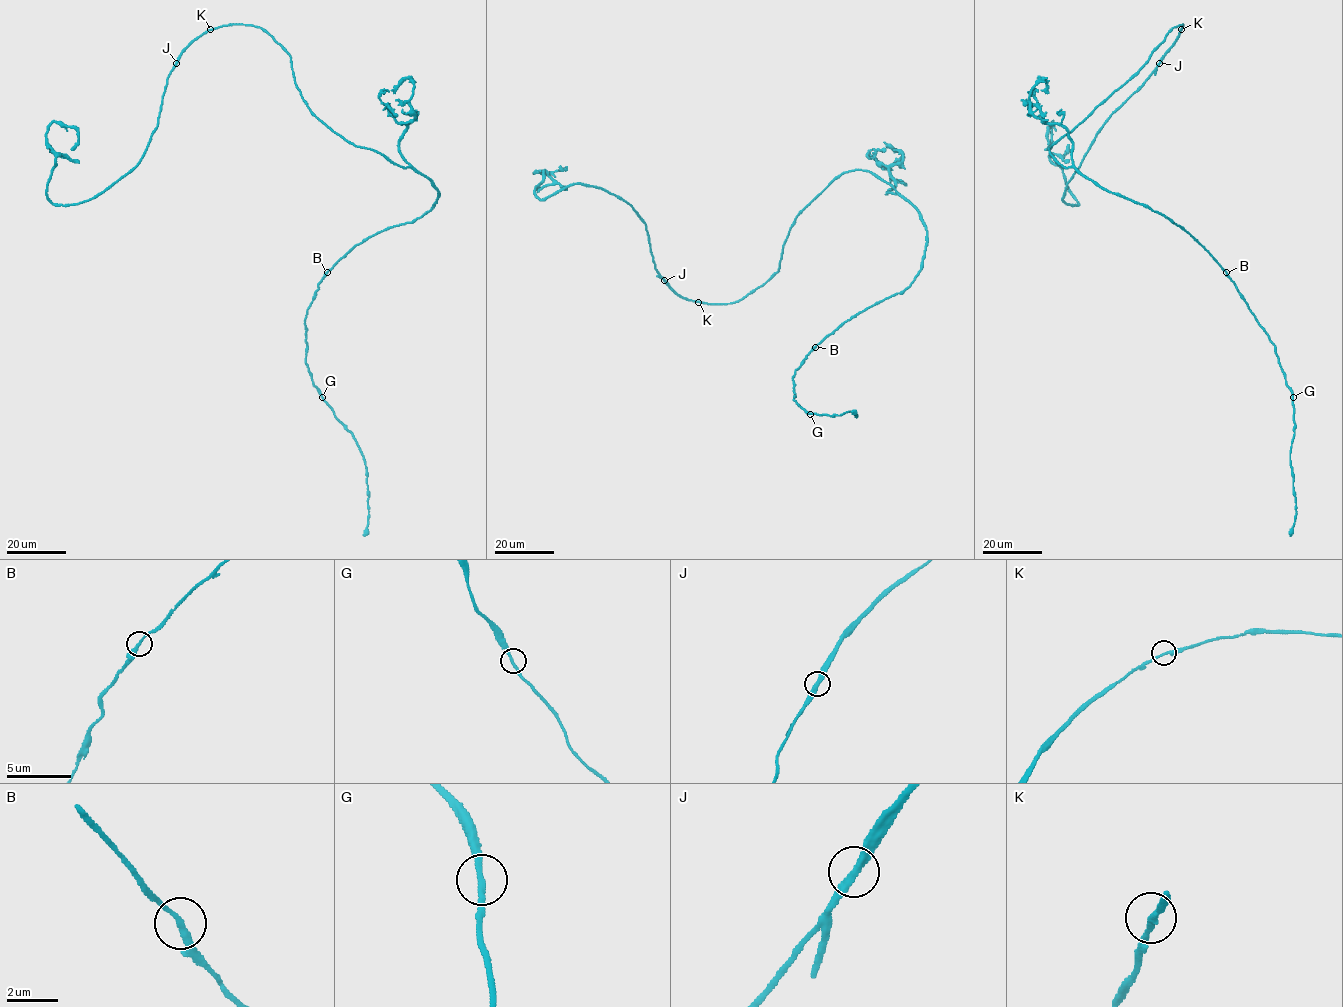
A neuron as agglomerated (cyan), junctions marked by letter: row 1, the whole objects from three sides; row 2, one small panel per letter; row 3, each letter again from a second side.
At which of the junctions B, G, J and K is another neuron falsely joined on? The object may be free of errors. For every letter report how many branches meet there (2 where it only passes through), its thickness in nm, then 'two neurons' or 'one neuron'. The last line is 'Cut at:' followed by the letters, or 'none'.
B: branches 2; calibre 260 nm; one neuron
G: branches 2; calibre 220 nm; one neuron
J: branches 2; calibre 320 nm; two neurons
K: branches 2; calibre 240 nm; one neuron
Cut at: J

